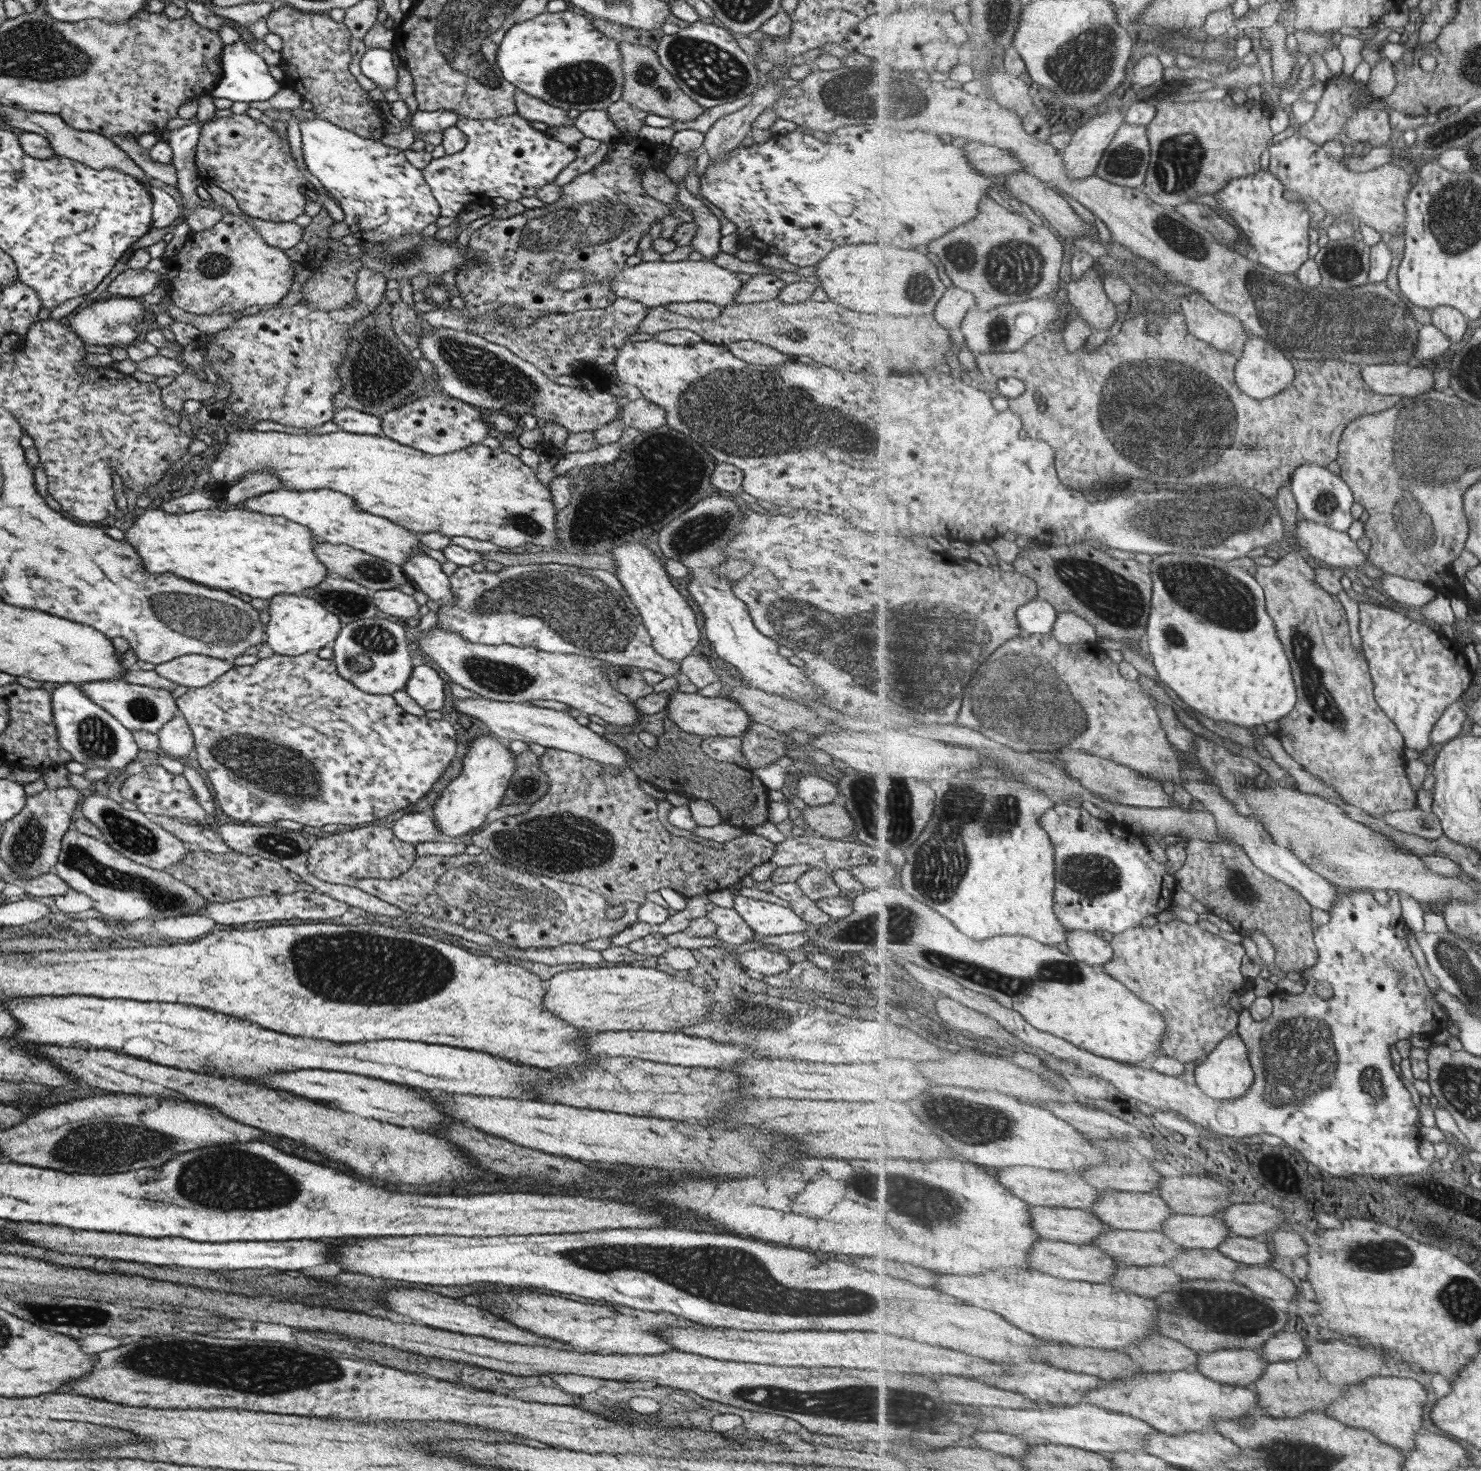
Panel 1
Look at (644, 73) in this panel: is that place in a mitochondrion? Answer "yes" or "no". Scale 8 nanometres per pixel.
yes

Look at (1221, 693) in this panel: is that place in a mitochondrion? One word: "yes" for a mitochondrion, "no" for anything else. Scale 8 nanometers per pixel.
no

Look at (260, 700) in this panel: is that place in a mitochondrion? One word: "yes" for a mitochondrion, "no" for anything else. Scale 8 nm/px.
no

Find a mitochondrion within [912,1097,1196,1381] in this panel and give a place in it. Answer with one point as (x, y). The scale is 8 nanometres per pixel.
(981, 1125)

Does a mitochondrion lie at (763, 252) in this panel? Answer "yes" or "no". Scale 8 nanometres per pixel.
no

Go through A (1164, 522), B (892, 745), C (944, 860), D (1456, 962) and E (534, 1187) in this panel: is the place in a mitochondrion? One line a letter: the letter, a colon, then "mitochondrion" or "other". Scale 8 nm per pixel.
A: mitochondrion
B: other
C: mitochondrion
D: mitochondrion
E: other

